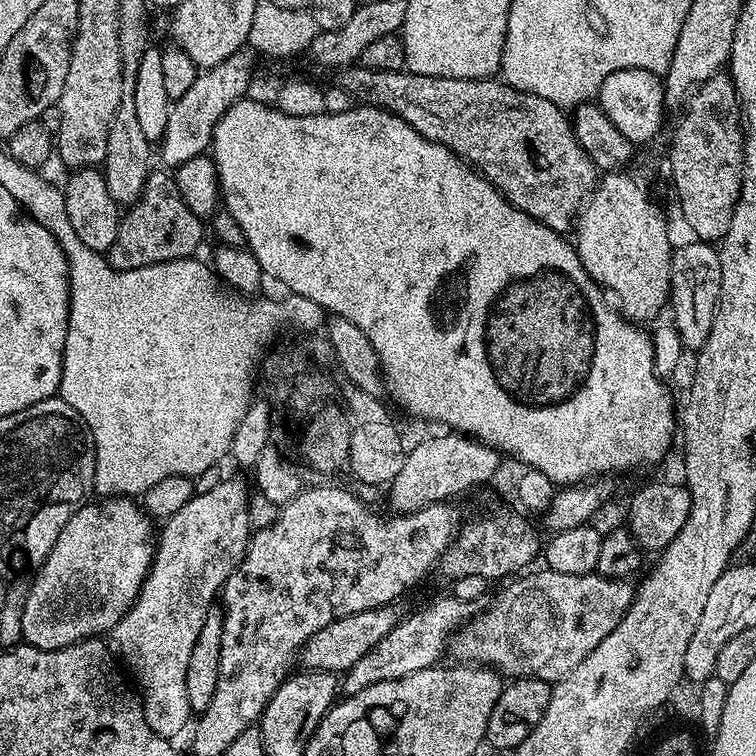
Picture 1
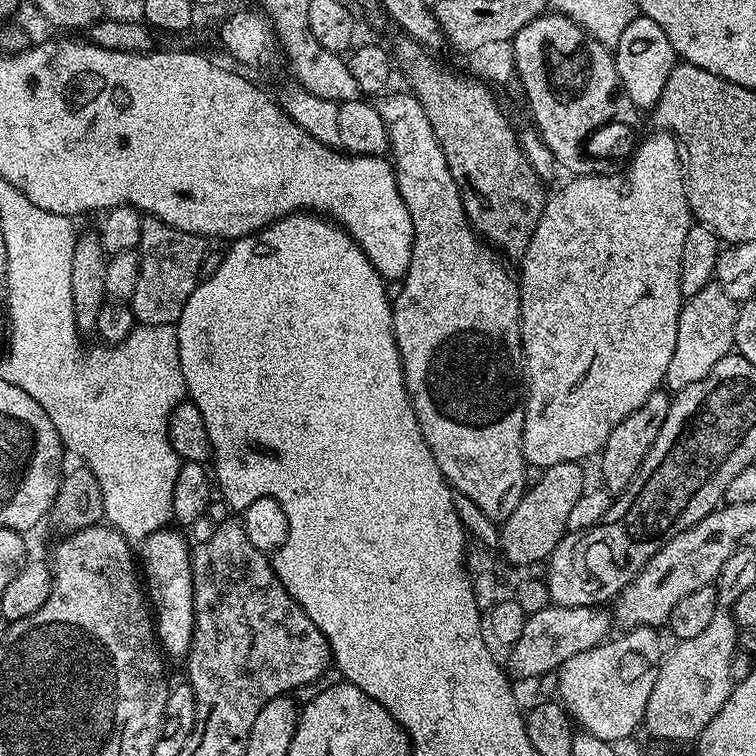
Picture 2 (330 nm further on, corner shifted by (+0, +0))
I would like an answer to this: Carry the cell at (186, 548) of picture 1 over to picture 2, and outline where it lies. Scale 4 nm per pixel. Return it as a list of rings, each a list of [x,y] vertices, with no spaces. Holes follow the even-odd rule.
[[[161,530],[150,534],[138,548],[138,564],[142,569],[143,579],[146,581],[146,595],[154,613],[156,625],[156,639],[162,645],[165,657],[183,661],[188,654],[190,637],[194,634],[194,598],[190,595],[190,544],[180,540],[180,536],[173,530]]]

